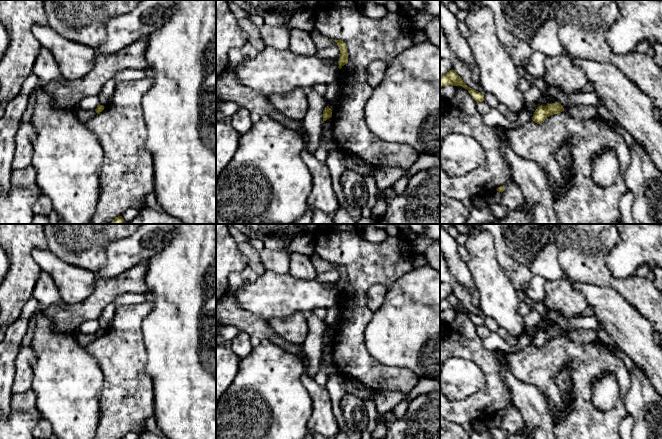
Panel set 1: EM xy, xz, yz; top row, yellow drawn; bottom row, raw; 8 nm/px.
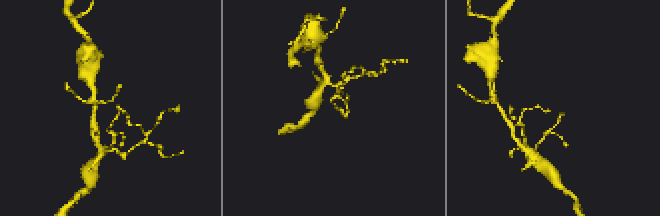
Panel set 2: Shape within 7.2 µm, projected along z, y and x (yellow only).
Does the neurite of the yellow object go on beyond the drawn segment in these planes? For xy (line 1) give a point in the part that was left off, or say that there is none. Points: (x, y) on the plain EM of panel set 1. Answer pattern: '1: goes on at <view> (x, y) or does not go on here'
1: does not go on here

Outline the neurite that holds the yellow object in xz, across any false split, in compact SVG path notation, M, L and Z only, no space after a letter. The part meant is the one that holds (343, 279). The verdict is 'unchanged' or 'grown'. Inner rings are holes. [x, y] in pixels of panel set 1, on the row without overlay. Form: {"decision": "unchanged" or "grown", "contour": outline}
{"decision": "unchanged", "contour": "M335 264L335 265L340 274L340 278L339 278L340 284L338 285L338 287L339 287L338 292L341 293L345 288L348 287L347 270L346 270L346 267L341 264Z"}

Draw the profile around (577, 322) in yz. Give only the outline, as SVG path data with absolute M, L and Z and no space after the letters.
M551 311L547 313L547 317L555 322L557 327L561 328L564 332L579 329L594 330L598 334L599 341L603 345L610 347L614 353L614 356L621 359L629 371L634 368L634 362L616 347L614 341L601 328L600 323L594 316L583 316L580 314L572 318L568 318L558 311Z

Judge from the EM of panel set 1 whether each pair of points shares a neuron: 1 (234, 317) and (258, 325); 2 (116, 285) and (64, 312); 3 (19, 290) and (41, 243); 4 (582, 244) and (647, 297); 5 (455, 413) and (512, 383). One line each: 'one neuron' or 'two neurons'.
1: one neuron
2: one neuron
3: one neuron
4: one neuron
5: two neurons

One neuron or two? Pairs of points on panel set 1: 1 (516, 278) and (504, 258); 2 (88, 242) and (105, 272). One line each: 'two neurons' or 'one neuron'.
1: one neuron
2: two neurons

